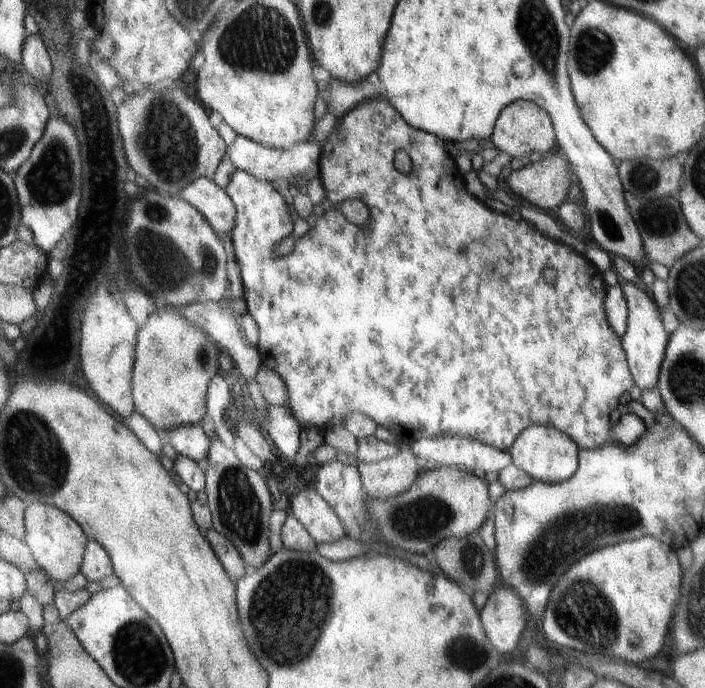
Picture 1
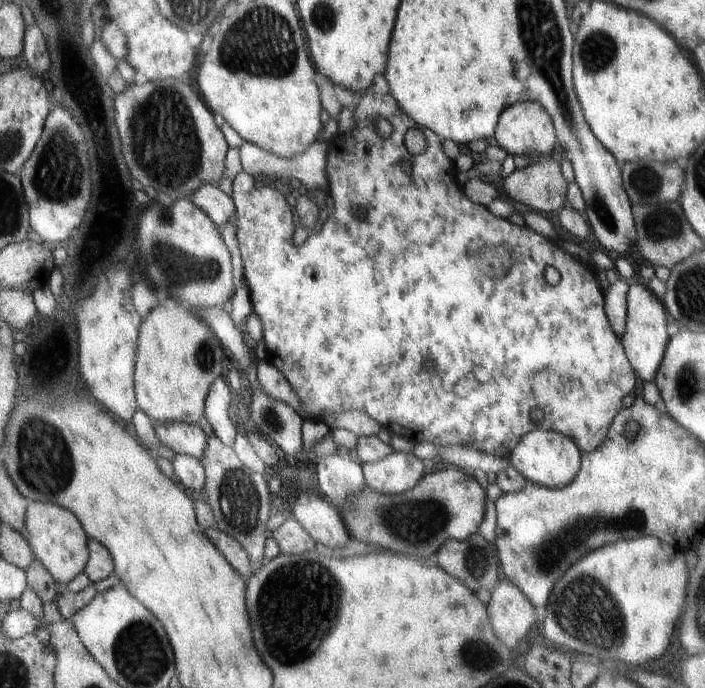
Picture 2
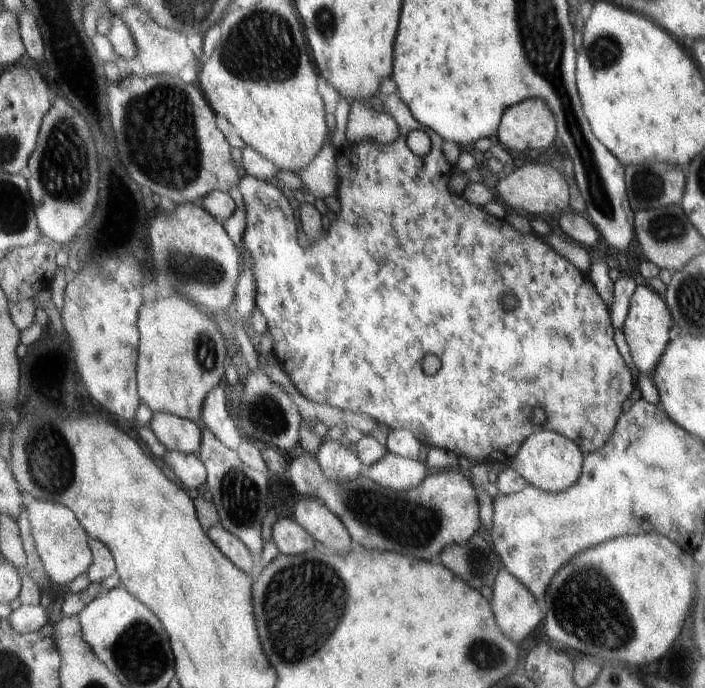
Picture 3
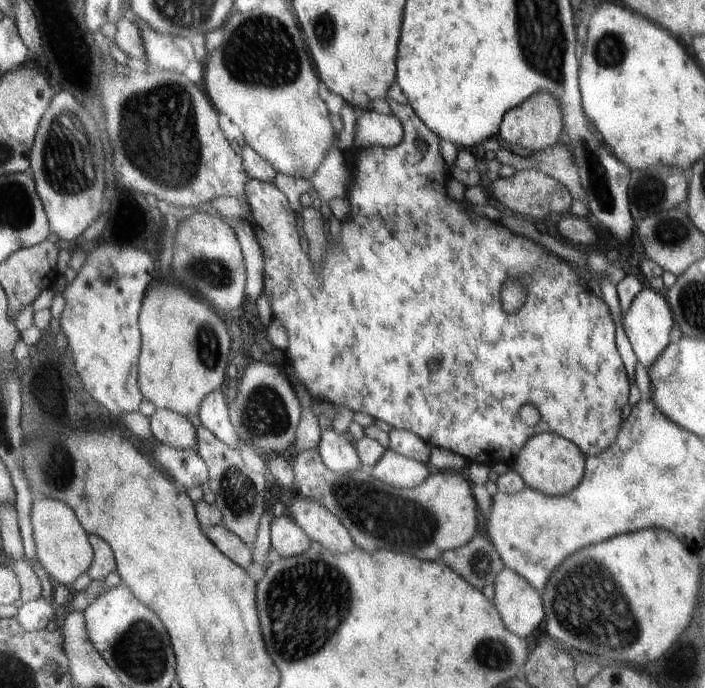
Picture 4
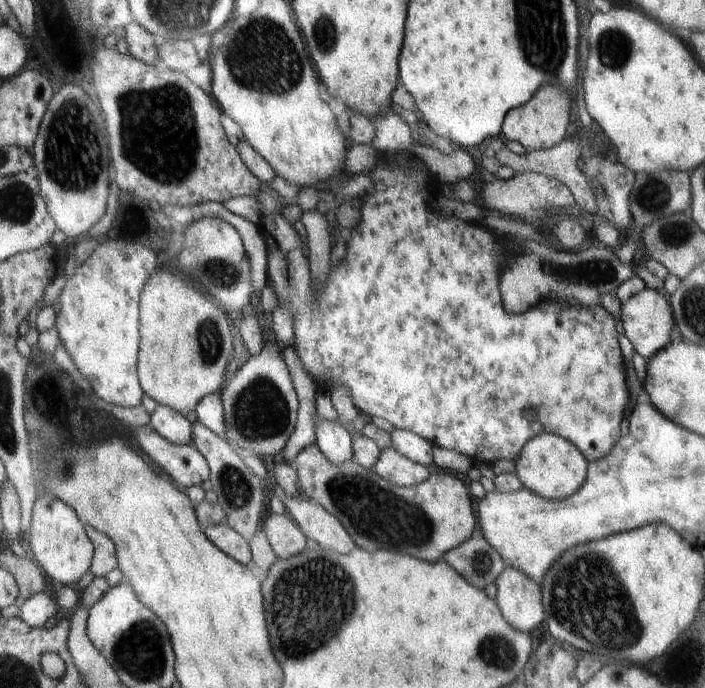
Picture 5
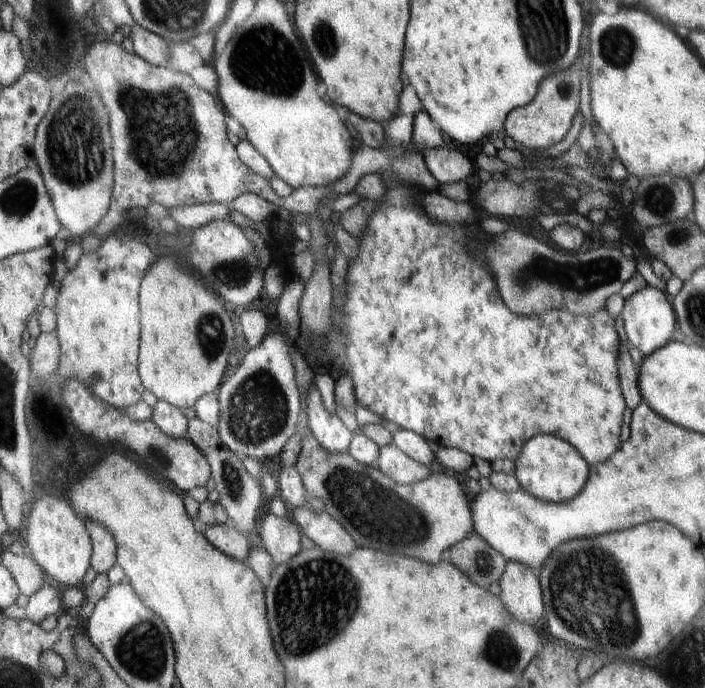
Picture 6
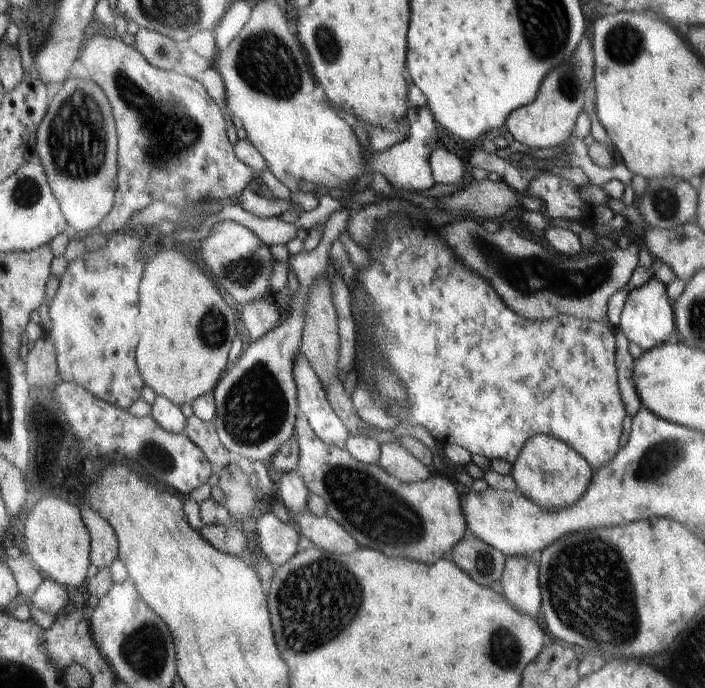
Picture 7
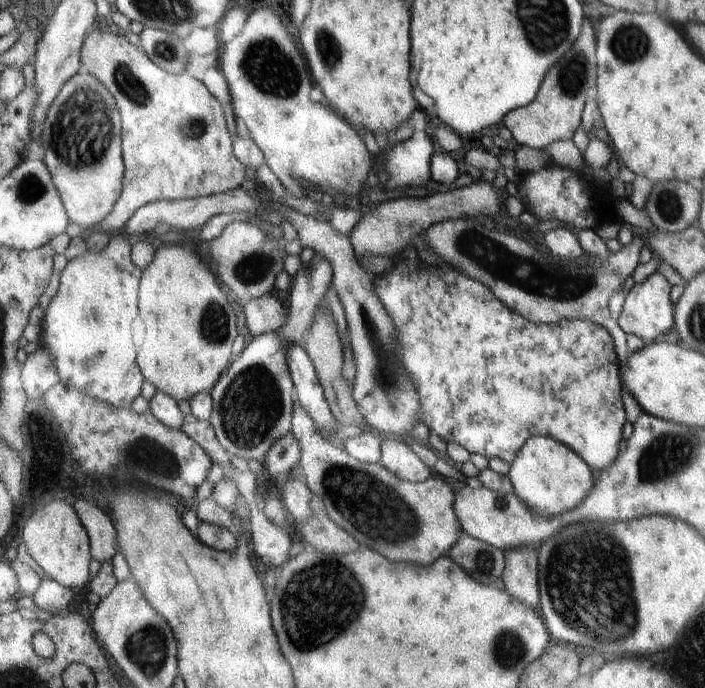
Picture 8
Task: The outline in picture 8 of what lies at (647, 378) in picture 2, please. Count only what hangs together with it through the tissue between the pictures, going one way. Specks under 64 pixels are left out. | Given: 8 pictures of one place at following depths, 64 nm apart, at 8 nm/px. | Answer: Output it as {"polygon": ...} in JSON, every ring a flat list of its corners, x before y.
{"polygon":[[655,271,641,282,633,284,625,294,621,312,616,320,617,326,625,333,641,340,643,345,654,342,657,336,667,334,673,328,673,305,669,300,669,288,671,284,663,274]]}

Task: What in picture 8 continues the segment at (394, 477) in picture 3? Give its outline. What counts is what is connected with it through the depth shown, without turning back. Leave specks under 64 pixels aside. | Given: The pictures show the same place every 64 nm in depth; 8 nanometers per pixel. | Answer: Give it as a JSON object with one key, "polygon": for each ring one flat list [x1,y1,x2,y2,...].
{"polygon":[[384,437,380,464,392,474,411,483,421,483,432,478,434,471,409,448,406,439]]}

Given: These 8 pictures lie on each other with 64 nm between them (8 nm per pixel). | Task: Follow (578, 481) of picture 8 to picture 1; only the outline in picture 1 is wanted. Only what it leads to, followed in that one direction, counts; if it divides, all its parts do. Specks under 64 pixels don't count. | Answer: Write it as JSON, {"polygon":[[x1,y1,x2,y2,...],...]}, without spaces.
{"polygon":[[529,426,510,448,512,461,517,468,533,480,558,485,571,480,579,470,580,446,565,432,552,426]]}

